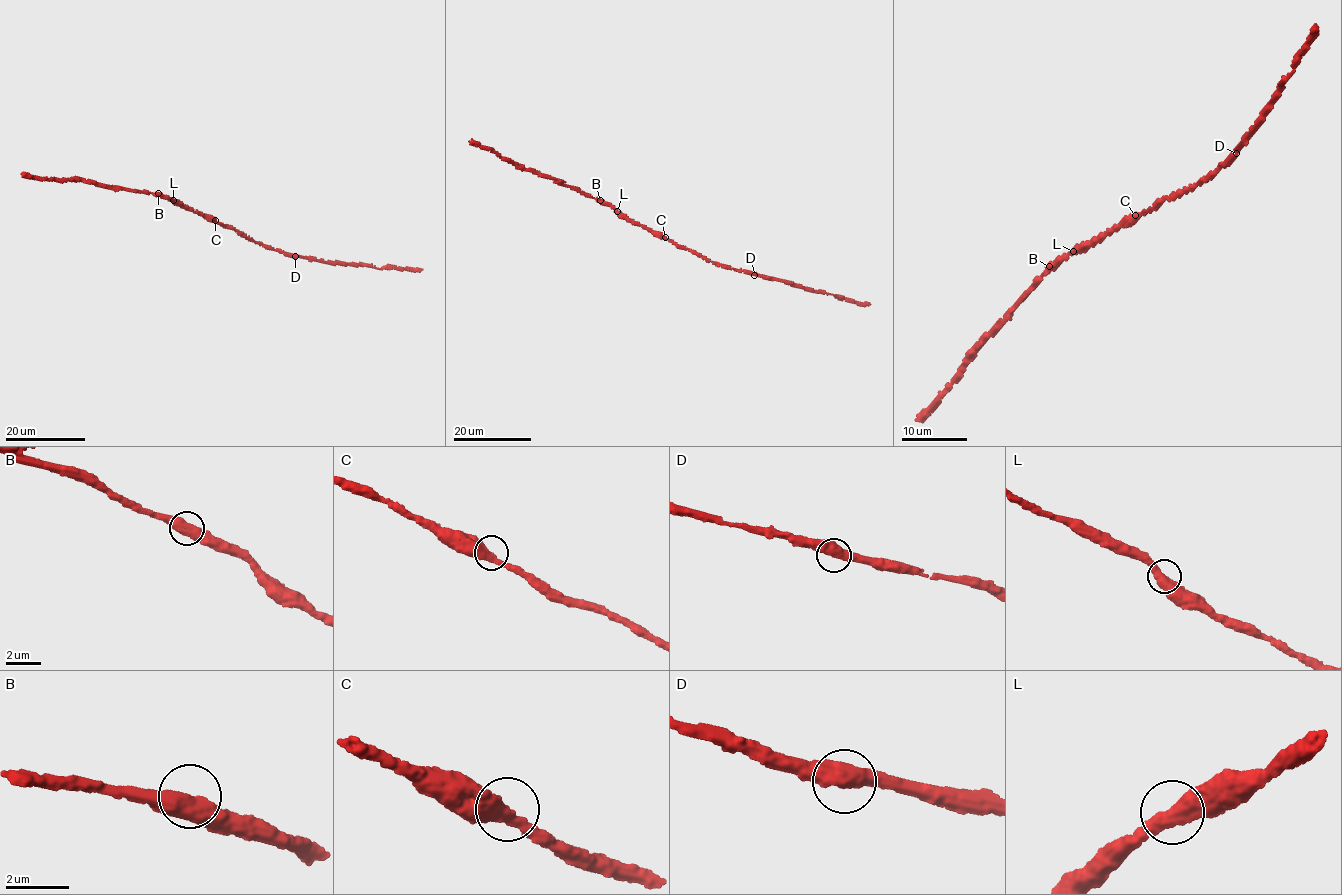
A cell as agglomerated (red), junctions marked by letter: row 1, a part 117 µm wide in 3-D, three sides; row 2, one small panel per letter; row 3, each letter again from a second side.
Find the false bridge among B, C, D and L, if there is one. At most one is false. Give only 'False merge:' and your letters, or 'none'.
False merge: none

